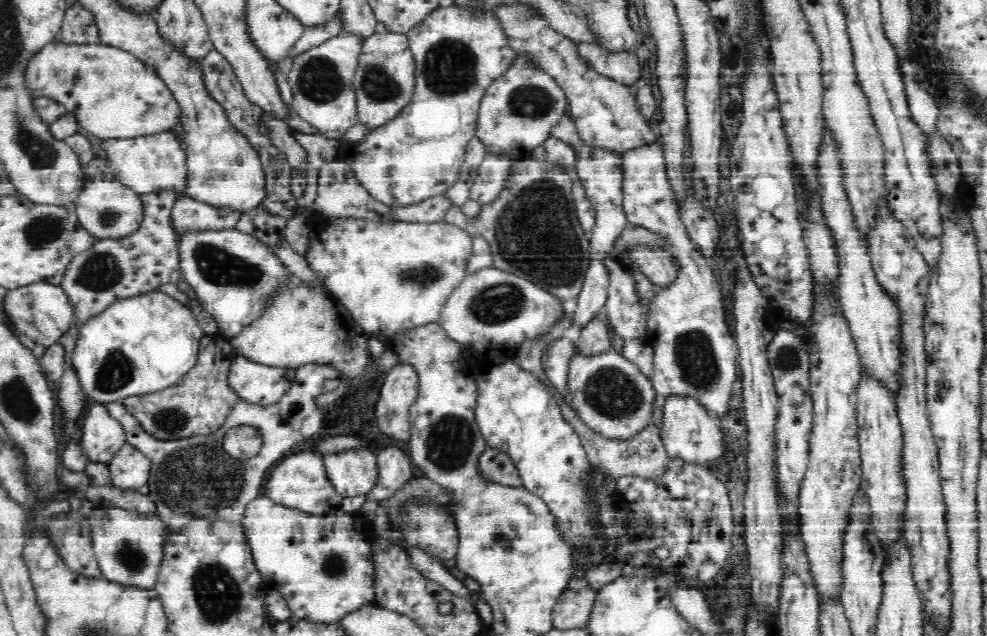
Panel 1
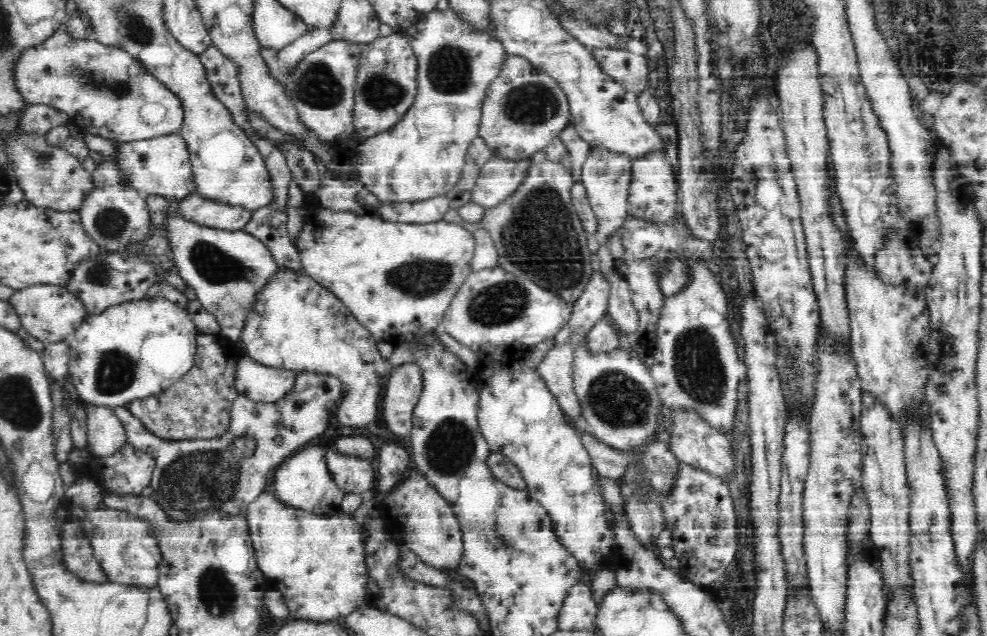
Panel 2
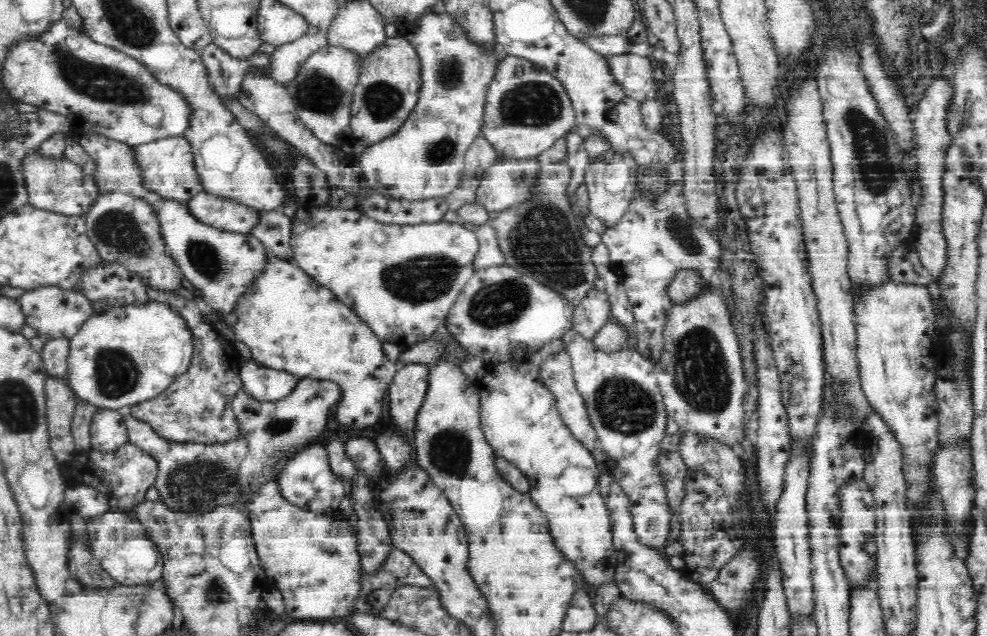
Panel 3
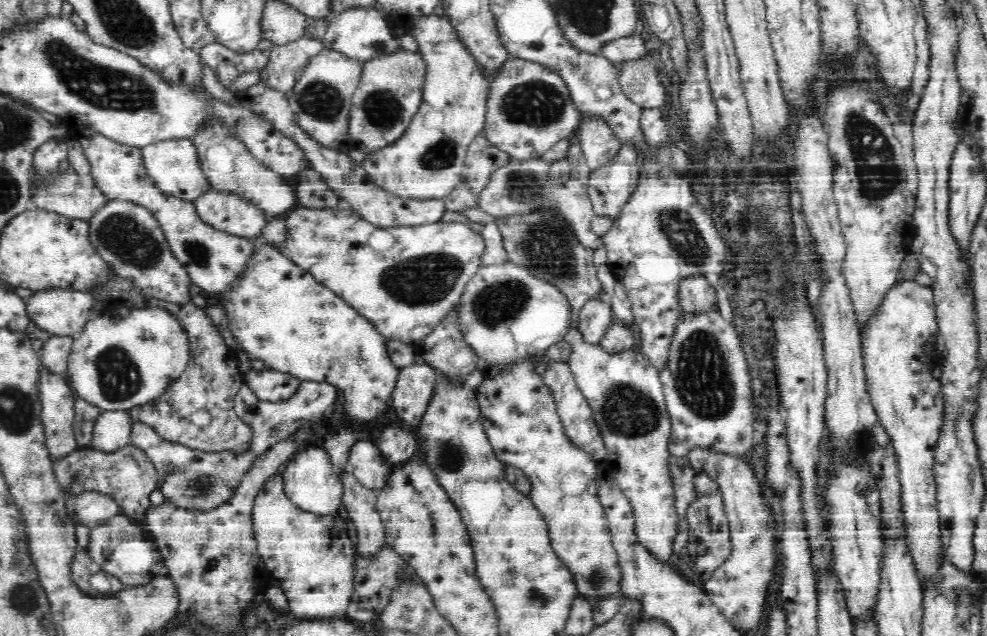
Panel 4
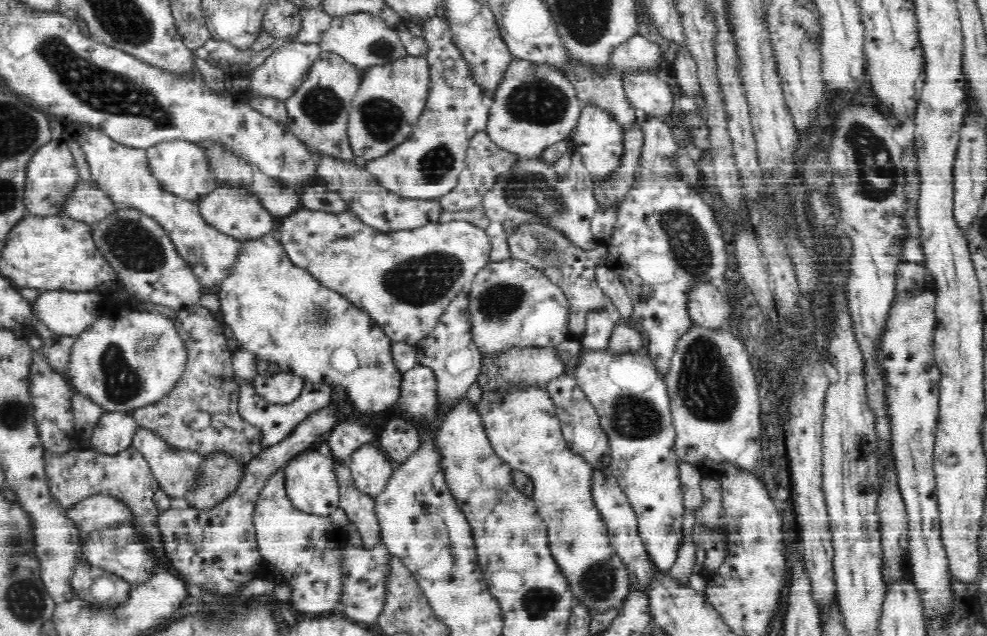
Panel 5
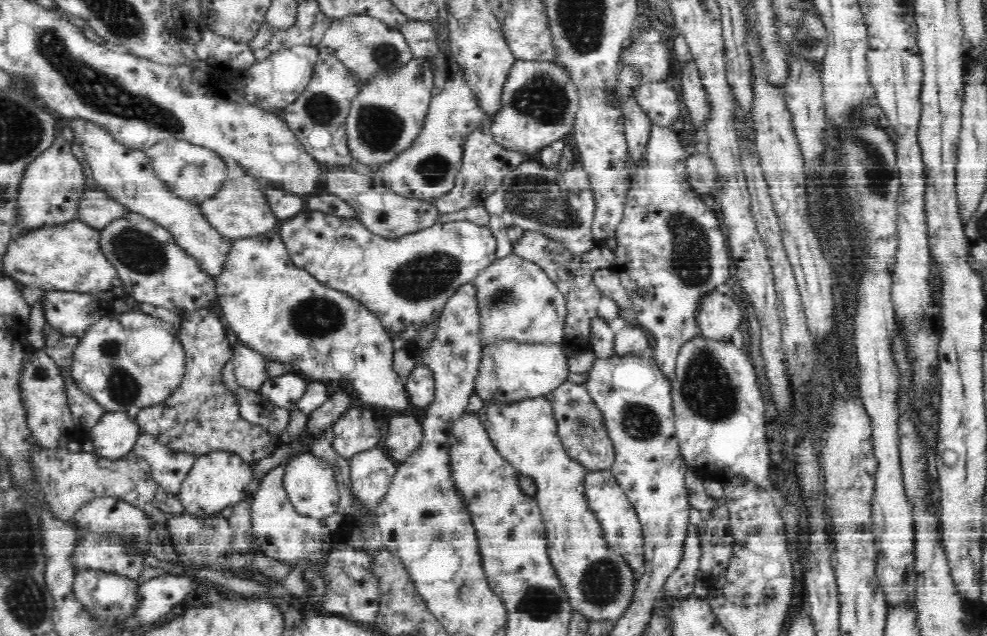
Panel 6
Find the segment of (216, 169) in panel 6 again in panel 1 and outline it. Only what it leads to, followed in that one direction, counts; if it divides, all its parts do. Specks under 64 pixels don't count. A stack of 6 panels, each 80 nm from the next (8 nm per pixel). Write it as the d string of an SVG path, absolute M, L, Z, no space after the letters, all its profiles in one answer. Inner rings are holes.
M166 131L157 135L126 140L103 140L101 148L107 153L106 164L114 179L132 188L138 195L168 192L177 198L186 195L190 188L190 171L187 149L176 132Z

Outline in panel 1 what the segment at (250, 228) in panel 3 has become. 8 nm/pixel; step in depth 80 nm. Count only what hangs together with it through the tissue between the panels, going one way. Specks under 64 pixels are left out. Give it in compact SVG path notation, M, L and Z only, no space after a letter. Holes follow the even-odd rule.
M188 195L177 198L171 212L176 231L236 229L245 211L228 206L214 206Z

